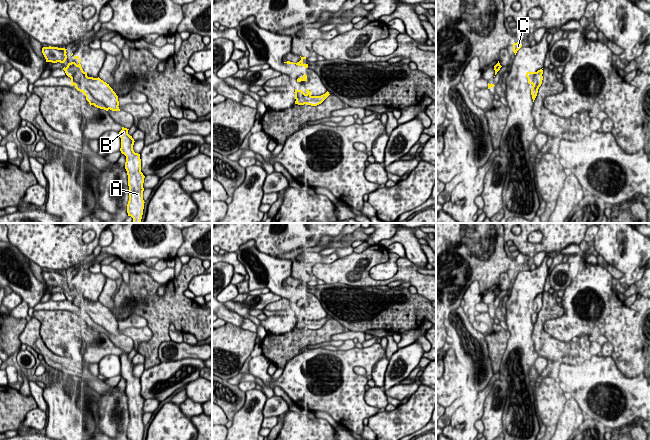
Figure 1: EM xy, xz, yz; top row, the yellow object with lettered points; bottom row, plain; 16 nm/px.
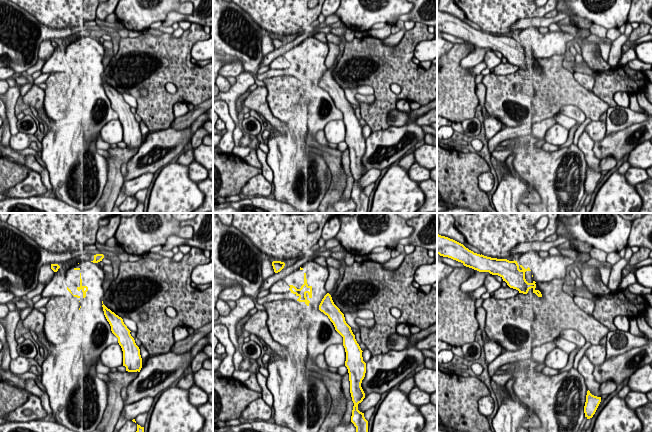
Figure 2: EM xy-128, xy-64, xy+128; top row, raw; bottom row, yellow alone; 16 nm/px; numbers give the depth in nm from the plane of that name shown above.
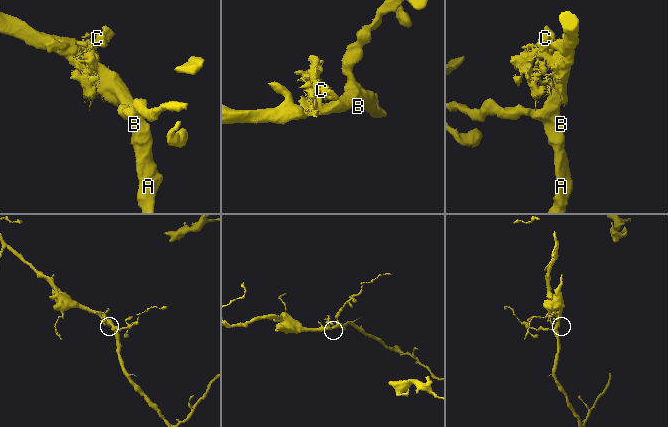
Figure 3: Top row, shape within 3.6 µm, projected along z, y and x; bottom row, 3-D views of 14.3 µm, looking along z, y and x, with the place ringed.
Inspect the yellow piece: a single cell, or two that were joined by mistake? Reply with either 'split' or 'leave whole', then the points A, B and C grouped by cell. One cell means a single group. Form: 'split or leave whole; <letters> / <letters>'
leave whole; A B C

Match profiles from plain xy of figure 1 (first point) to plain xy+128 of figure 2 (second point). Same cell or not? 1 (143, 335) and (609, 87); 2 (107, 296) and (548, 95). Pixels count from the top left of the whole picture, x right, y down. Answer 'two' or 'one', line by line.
1: two
2: one

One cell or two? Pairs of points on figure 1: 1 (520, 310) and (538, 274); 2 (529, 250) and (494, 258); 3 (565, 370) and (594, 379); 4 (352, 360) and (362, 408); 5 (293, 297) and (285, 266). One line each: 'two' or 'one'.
1: one
2: two
3: one
4: one
5: one

